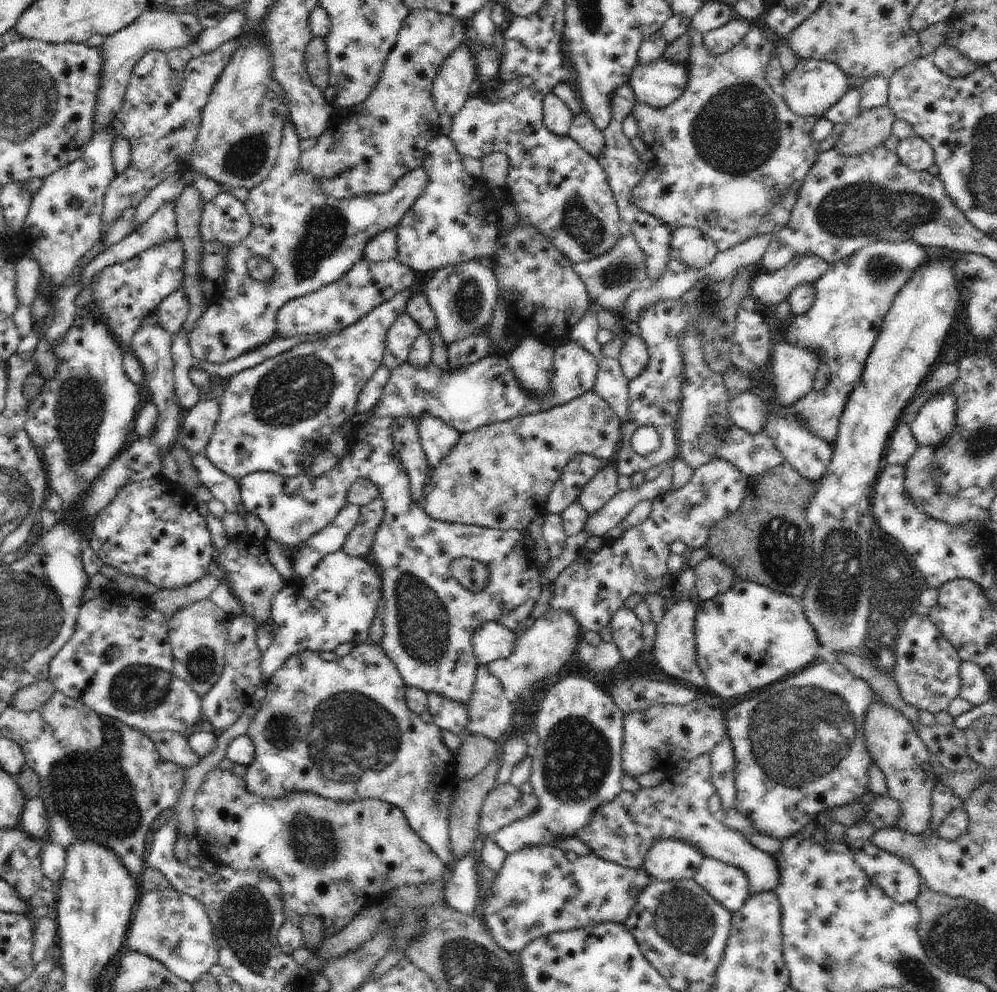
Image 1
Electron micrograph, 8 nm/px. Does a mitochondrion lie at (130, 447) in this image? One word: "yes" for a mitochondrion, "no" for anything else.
no

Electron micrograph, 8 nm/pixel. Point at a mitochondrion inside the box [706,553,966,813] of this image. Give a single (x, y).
(797, 736)

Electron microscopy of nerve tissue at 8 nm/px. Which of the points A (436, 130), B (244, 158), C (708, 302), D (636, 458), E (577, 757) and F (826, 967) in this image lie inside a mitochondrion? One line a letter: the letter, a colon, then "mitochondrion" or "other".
A: other
B: mitochondrion
C: other
D: other
E: mitochondrion
F: other

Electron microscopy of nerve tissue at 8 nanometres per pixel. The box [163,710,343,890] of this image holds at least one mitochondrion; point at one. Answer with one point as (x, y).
(279, 729)

